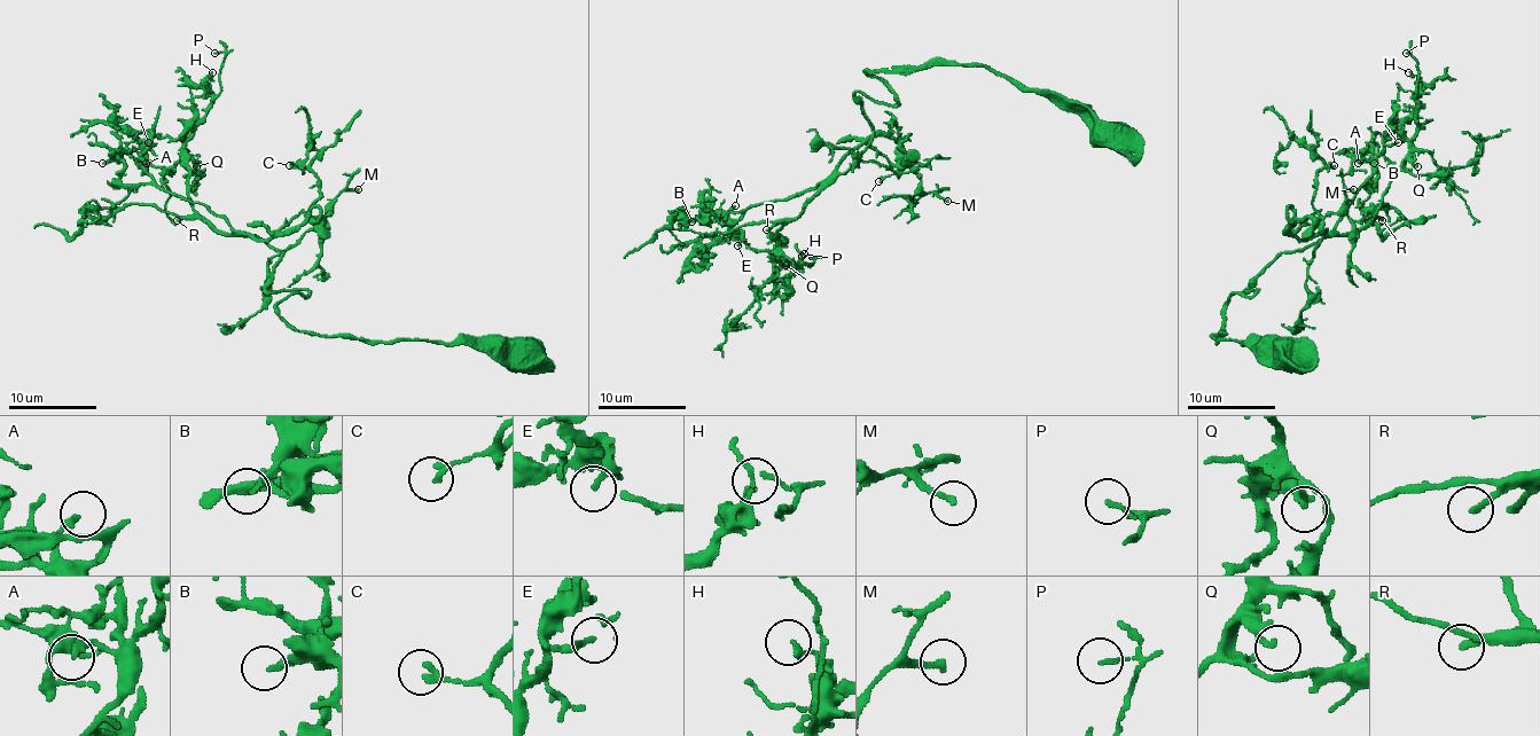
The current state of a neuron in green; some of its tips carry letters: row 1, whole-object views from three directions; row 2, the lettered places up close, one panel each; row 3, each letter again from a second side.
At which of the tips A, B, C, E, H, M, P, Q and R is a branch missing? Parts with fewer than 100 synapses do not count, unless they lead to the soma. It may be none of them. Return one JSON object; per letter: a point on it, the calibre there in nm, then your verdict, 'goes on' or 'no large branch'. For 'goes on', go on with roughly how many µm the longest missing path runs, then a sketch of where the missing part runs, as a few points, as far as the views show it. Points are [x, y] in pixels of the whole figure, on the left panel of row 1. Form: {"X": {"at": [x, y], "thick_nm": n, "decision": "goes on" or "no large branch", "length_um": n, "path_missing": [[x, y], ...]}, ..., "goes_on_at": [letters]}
{"A": {"at": [146, 163], "thick_nm": 200, "decision": "no large branch"}, "B": {"at": [102, 163], "thick_nm": 200, "decision": "no large branch"}, "C": {"at": [289, 165], "thick_nm": 200, "decision": "no large branch"}, "E": {"at": [148, 142], "thick_nm": 240, "decision": "no large branch"}, "H": {"at": [212, 72], "thick_nm": 190, "decision": "no large branch"}, "M": {"at": [358, 189], "thick_nm": 200, "decision": "no large branch"}, "P": {"at": [215, 53], "thick_nm": 130, "decision": "no large branch"}, "Q": {"at": [196, 166], "thick_nm": 170, "decision": "no large branch"}, "R": {"at": [177, 220], "thick_nm": 200, "decision": "goes on", "length_um": 20, "path_missing": [[177, 220], [159, 220], [119, 169], [122, 151], [135, 136]]}, "goes_on_at": ["R"]}

